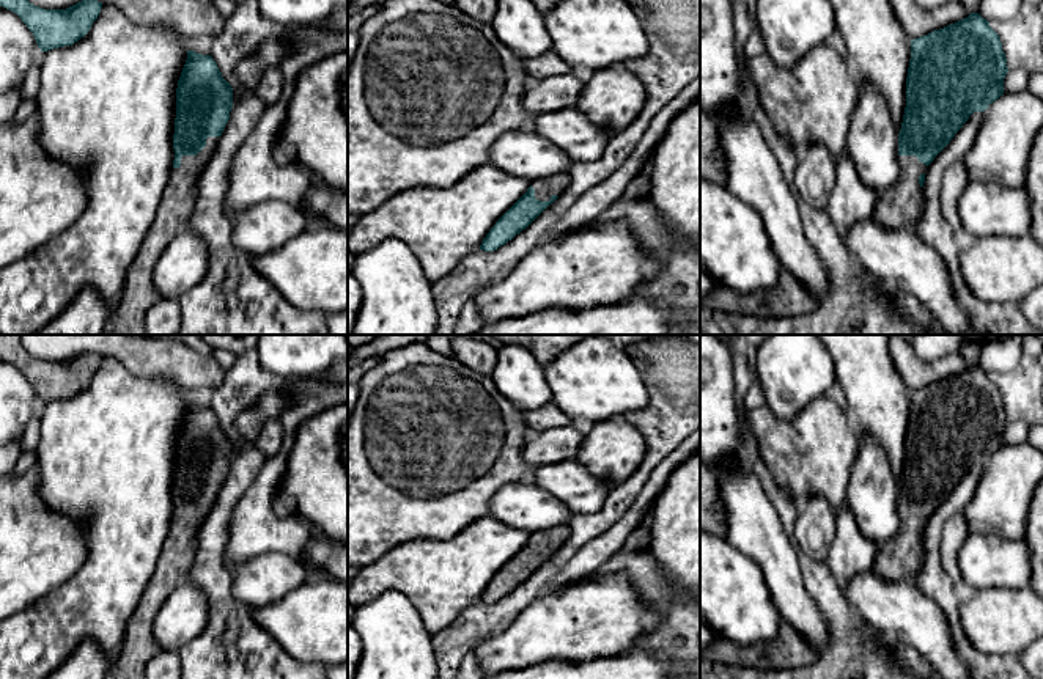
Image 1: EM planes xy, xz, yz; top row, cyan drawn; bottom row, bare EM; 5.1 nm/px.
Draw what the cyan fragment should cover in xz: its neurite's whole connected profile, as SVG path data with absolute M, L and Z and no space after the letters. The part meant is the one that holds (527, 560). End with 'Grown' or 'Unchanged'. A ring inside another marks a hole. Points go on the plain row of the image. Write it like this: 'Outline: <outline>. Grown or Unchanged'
Outline: M568 525L532 533L527 544L496 574L480 602L494 604L525 582L569 538Z. Grown

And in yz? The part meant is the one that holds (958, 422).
Outline: M979 365L911 391L900 525L878 549L872 567L878 577L911 583L919 577L927 519L974 464L1004 446L1007 424L1001 390Z. Grown

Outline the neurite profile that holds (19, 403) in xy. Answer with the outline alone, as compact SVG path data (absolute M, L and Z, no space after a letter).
M0 358L0 446L20 440L31 417L42 409L22 371Z

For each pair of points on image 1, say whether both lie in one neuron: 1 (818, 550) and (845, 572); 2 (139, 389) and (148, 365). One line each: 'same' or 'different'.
1: different
2: different

